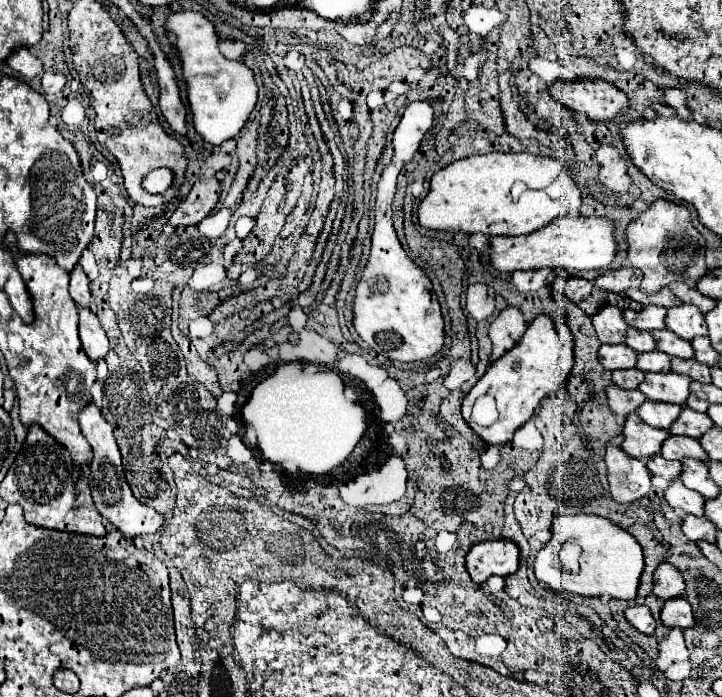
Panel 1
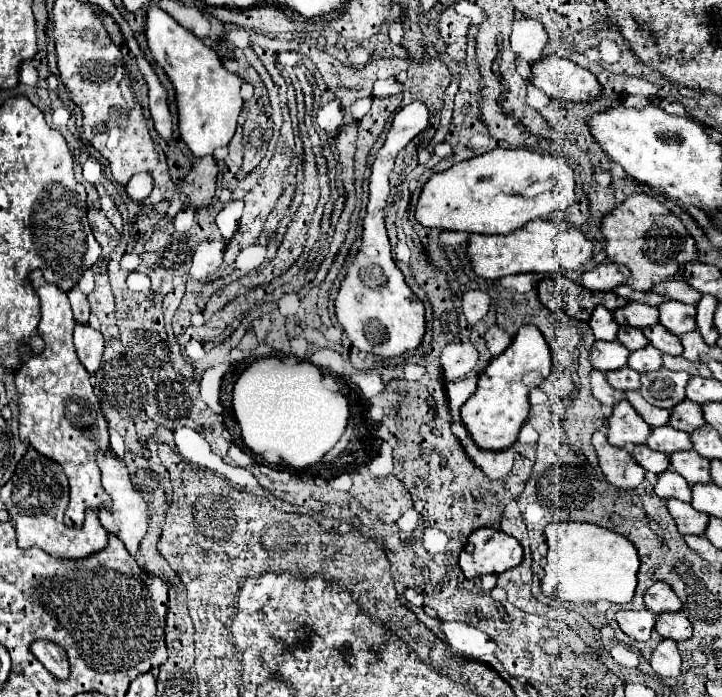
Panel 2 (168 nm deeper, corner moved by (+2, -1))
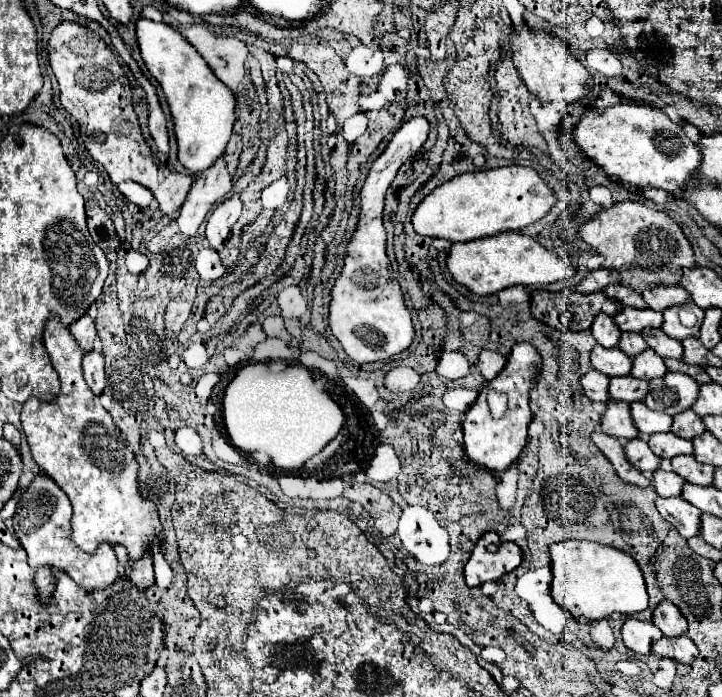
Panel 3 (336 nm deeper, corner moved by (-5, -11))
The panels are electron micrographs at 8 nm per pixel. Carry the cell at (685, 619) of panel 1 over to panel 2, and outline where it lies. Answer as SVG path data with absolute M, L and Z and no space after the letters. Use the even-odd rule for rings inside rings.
M677 611L677 613L657 615L655 631L661 637L669 637L673 641L683 641L683 639L689 639L691 637L693 627L691 627L691 621L685 617L685 613L683 611Z

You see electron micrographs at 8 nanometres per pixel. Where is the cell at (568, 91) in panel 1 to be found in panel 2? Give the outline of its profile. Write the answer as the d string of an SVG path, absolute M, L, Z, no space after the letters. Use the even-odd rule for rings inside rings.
M549 55L531 67L533 85L543 89L549 97L571 103L593 103L605 97L597 77L569 59Z

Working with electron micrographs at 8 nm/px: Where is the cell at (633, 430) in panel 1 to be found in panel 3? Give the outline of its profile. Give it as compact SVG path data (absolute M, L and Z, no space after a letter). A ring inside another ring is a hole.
M608 399L608 409L602 415L600 425L606 435L616 437L620 443L636 439L640 435L630 417L630 403L624 403L624 401Z

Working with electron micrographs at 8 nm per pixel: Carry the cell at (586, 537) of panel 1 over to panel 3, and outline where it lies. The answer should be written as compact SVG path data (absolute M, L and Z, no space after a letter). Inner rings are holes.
M562 541L550 545L552 555L552 599L572 617L596 621L612 613L634 615L648 607L648 593L644 587L638 563L624 551L592 543L592 541Z

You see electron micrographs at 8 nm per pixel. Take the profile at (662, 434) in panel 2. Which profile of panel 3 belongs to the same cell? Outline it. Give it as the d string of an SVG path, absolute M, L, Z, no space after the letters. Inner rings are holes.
M654 433L648 437L648 447L654 455L662 459L672 459L676 455L690 455L692 453L692 441L680 439L674 433Z

